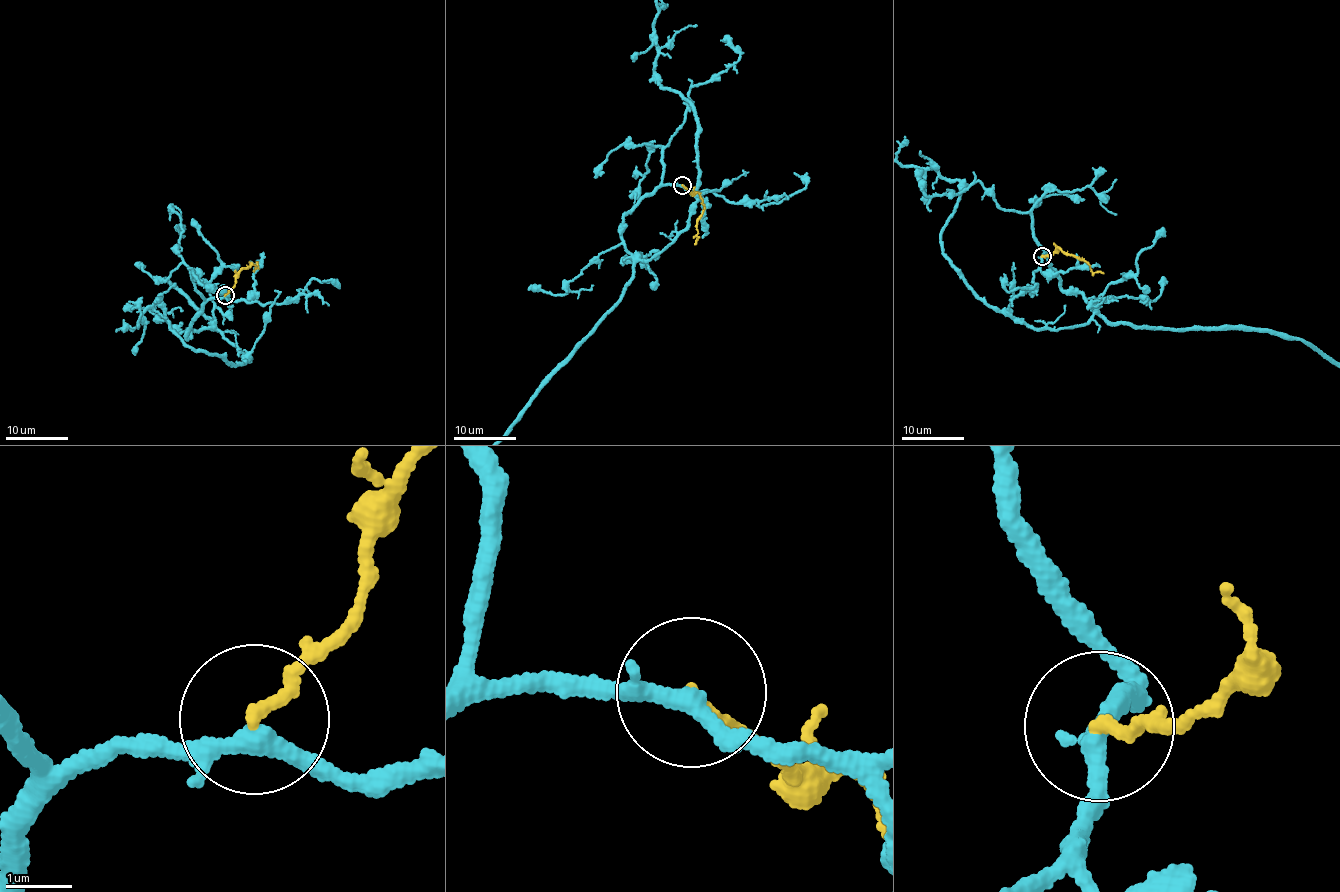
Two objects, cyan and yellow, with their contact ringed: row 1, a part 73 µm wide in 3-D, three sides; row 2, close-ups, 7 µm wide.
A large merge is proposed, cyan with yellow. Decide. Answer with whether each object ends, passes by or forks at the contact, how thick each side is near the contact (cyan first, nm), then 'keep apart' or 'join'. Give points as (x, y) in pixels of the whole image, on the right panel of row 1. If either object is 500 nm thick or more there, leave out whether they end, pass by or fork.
cyan forks there; yellow ends there; 220 nm thick on the cyan side, 170 nm on the other; keep apart

